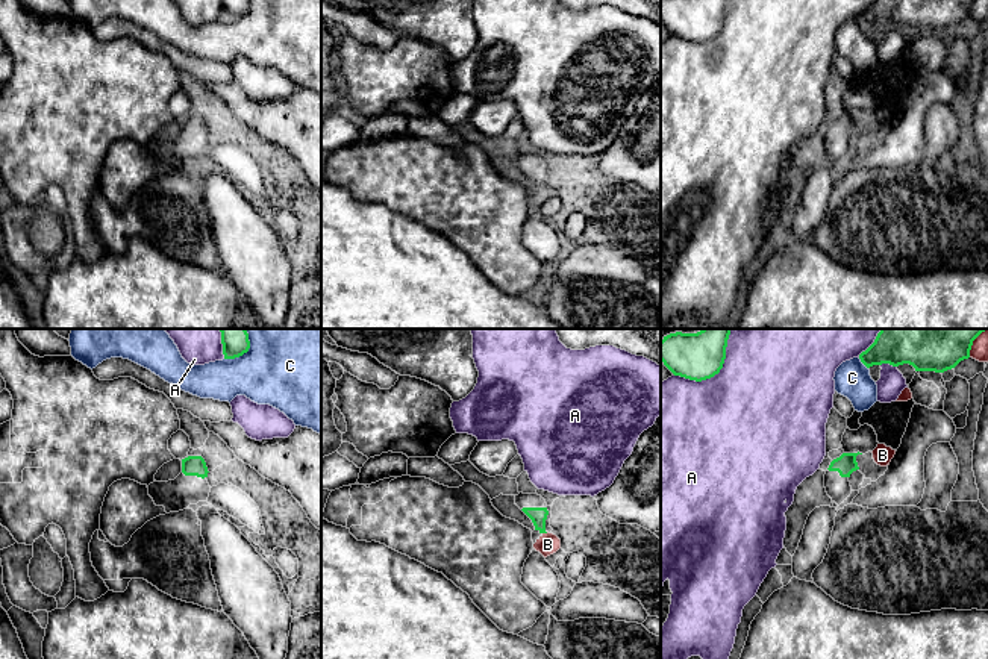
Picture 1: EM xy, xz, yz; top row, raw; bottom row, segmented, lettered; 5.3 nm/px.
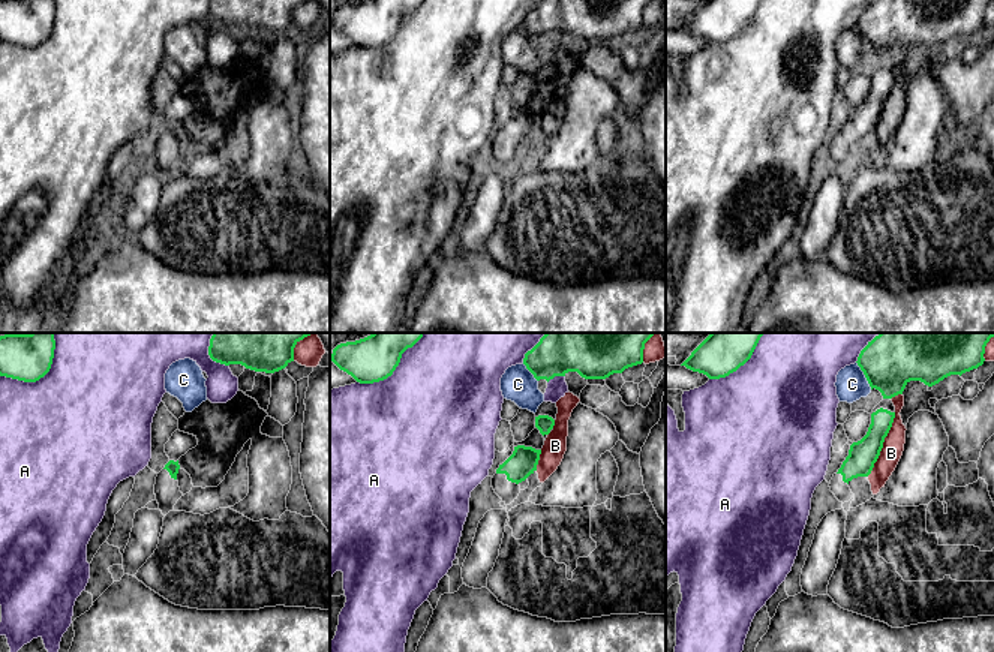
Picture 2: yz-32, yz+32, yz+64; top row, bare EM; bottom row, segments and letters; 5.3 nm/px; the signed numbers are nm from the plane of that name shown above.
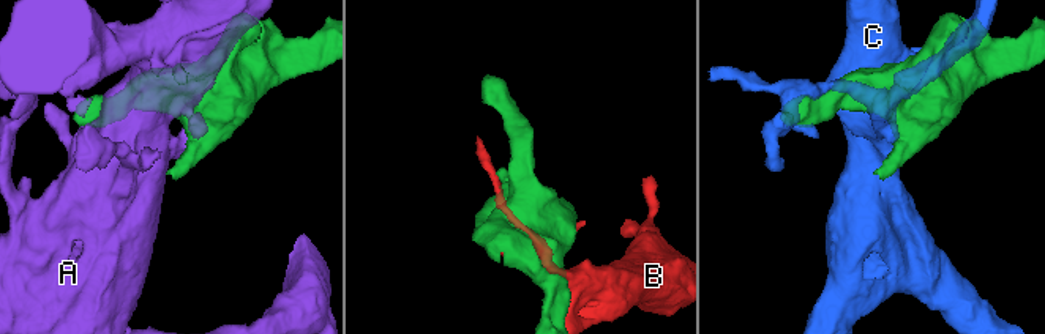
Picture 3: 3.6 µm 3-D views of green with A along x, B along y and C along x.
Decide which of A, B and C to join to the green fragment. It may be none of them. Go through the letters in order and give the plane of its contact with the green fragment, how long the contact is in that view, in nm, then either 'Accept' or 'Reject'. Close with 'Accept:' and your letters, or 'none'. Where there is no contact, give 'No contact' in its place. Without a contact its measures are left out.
A: Touches green in yz. Shared border 340 nm. Reject
B: Touches green in xz. Shared border 30 nm. Reject
C: Touches green in yz. Shared border 80 nm. Reject
Accept: none

